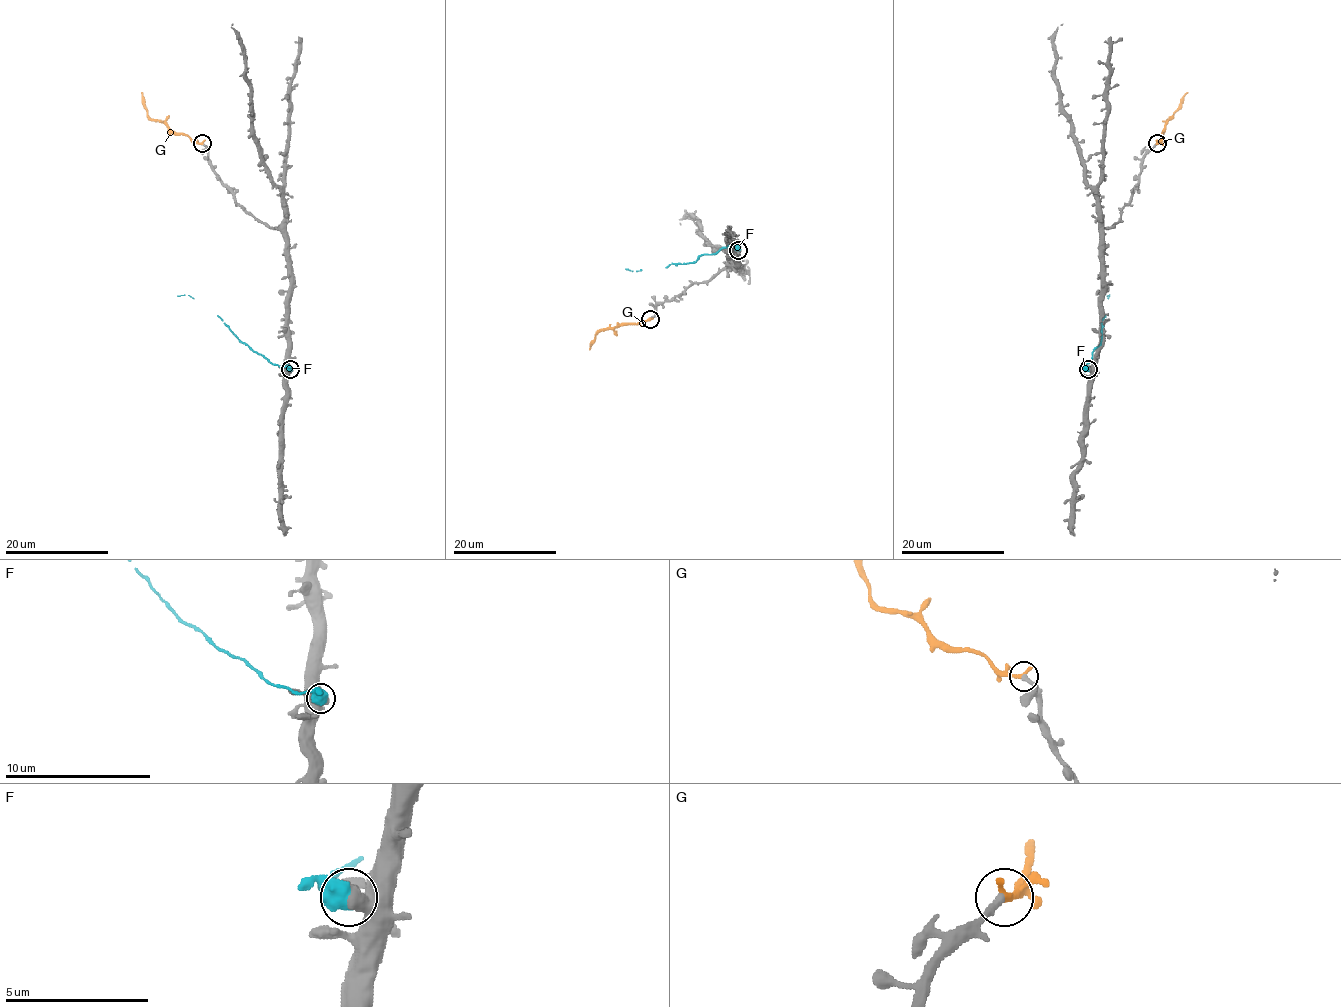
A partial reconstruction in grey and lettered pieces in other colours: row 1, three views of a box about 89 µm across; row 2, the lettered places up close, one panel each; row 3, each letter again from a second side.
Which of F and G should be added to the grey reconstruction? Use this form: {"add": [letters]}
{"add": ["G"]}

